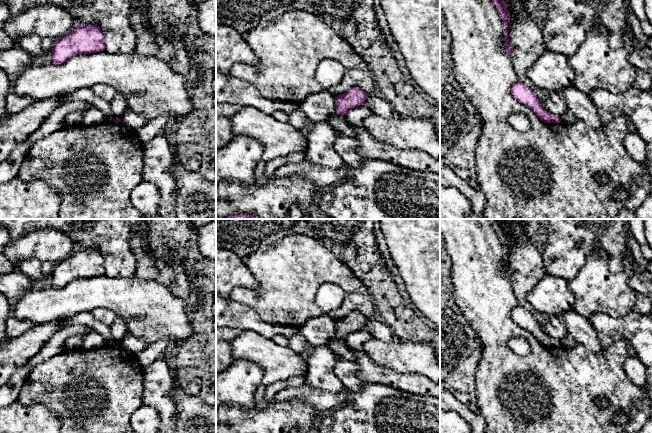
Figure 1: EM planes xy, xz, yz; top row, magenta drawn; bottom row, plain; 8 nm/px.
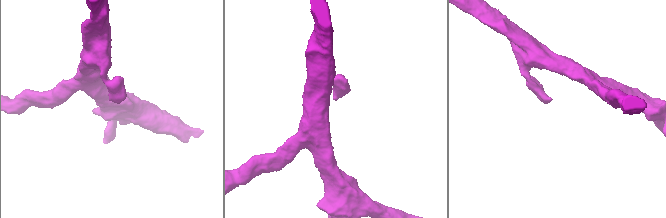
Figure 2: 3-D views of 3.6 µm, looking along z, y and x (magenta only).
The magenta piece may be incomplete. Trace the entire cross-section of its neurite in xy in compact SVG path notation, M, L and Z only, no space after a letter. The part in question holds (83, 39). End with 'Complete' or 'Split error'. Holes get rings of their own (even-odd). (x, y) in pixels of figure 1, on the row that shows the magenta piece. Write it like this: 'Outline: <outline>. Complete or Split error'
Outline: M77 24L66 35L55 40L51 49L54 64L62 64L76 54L105 50L105 36L96 25Z. Complete

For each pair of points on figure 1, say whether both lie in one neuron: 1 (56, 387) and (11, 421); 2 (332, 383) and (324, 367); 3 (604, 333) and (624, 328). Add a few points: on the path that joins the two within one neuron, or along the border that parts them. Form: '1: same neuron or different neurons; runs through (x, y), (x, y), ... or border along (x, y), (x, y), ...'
1: different neurons; border along (18, 399), (27, 405), (42, 404), (55, 415)
2: same neuron; runs through (328, 379), (324, 375), (324, 371)
3: same neuron; runs through (609, 329), (619, 328)

